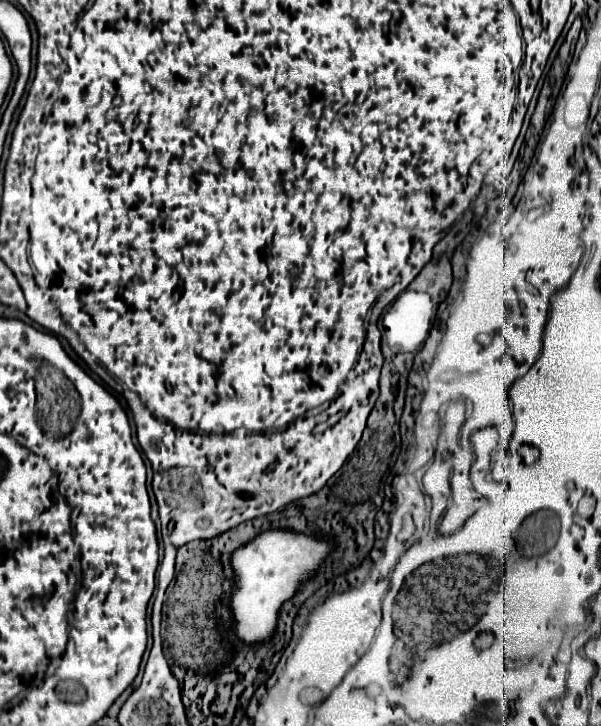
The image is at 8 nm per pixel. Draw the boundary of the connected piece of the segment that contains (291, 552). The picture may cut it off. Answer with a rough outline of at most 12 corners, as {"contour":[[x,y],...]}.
{"contour":[[263,532],[231,560],[237,636],[263,644],[323,544]]}

